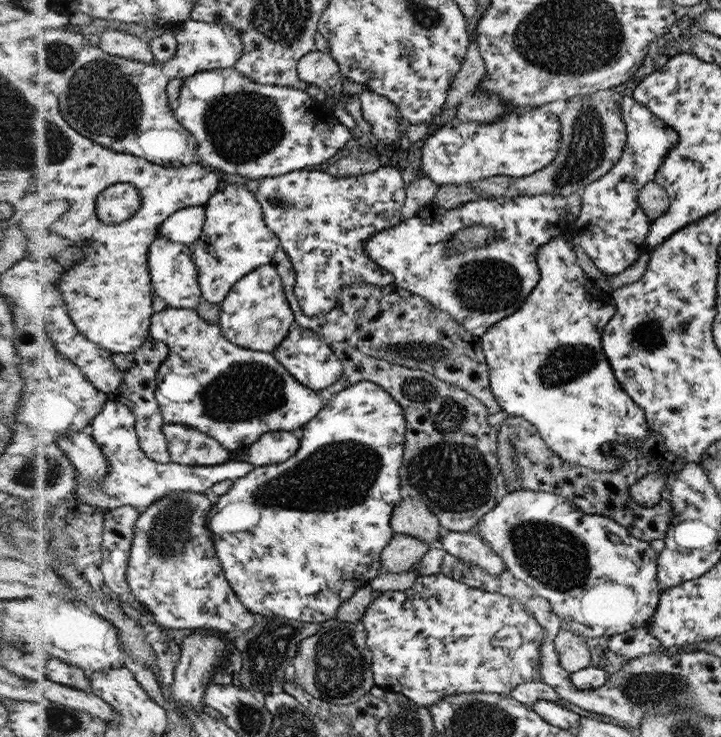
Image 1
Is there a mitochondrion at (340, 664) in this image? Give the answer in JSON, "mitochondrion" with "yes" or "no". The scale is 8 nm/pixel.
{"mitochondrion":"yes"}

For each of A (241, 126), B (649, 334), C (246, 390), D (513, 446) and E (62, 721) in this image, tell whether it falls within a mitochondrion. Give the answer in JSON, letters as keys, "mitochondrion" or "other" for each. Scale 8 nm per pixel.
{"A":"mitochondrion","B":"mitochondrion","C":"mitochondrion","D":"mitochondrion","E":"mitochondrion"}

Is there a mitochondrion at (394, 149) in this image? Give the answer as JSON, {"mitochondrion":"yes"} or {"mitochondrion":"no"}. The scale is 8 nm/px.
{"mitochondrion":"no"}

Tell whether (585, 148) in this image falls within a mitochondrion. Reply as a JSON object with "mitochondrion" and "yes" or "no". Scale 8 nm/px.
{"mitochondrion":"yes"}

